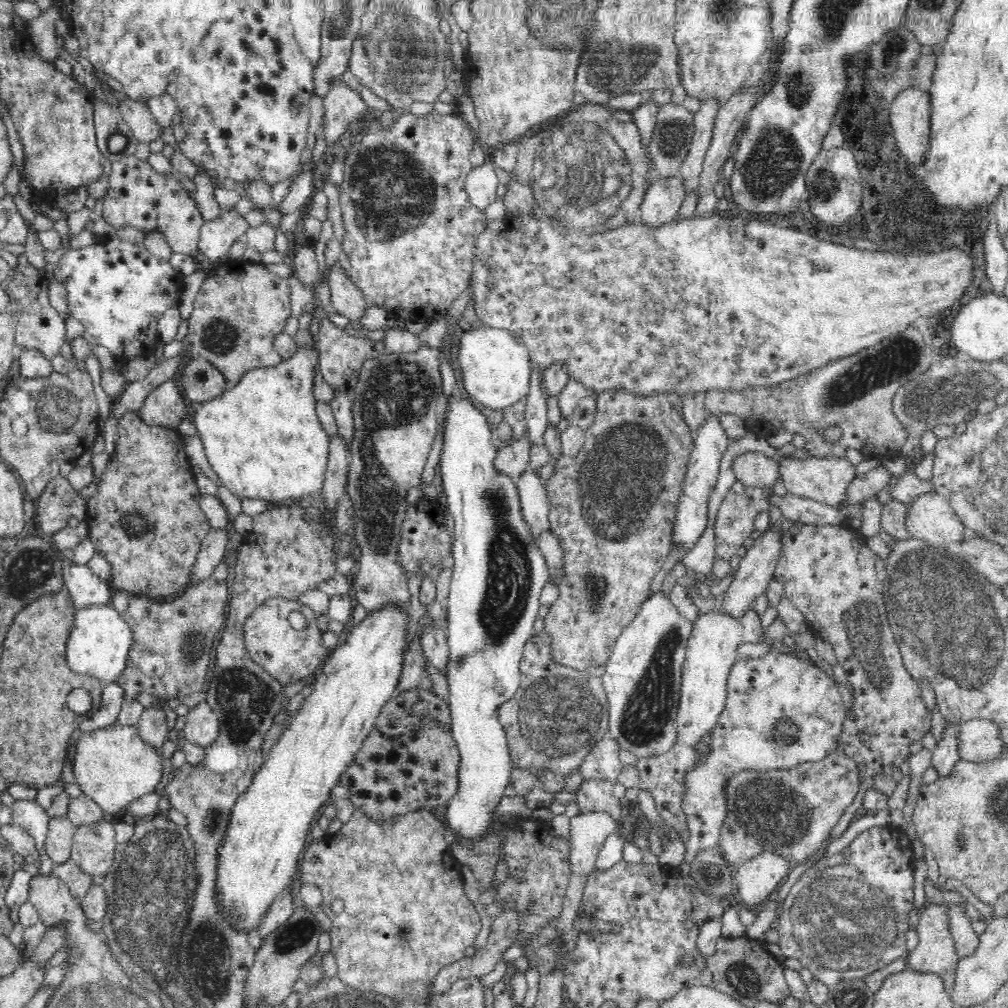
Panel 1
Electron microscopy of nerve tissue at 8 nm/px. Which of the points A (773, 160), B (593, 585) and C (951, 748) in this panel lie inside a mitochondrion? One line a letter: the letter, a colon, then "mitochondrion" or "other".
A: mitochondrion
B: mitochondrion
C: other

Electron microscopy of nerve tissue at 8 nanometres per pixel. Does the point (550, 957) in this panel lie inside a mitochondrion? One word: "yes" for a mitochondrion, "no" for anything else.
yes

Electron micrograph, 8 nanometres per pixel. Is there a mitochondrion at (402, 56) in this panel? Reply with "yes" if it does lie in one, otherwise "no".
yes

